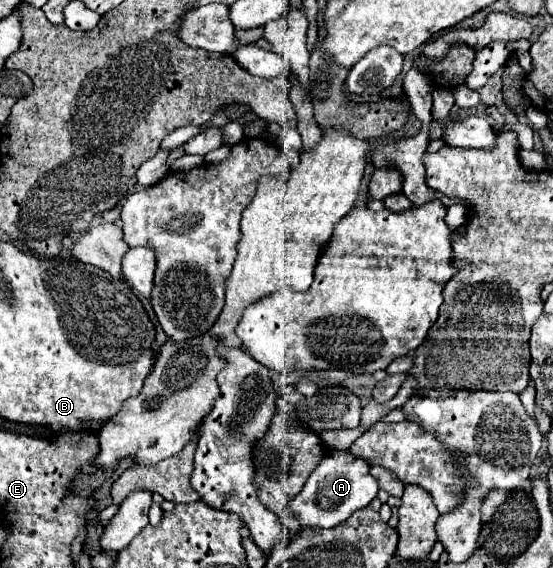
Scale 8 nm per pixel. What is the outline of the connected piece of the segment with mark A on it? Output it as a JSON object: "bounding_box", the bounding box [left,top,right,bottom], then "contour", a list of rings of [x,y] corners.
{"bounding_box":[287,451,377,531],"contour":[[[331,451],[323,457],[317,469],[313,469],[305,487],[289,501],[287,509],[295,515],[299,531],[329,529],[347,521],[359,507],[367,507],[371,499],[375,499],[377,491],[377,481],[371,477],[369,465],[365,461],[359,457],[349,457],[345,451]]]}

